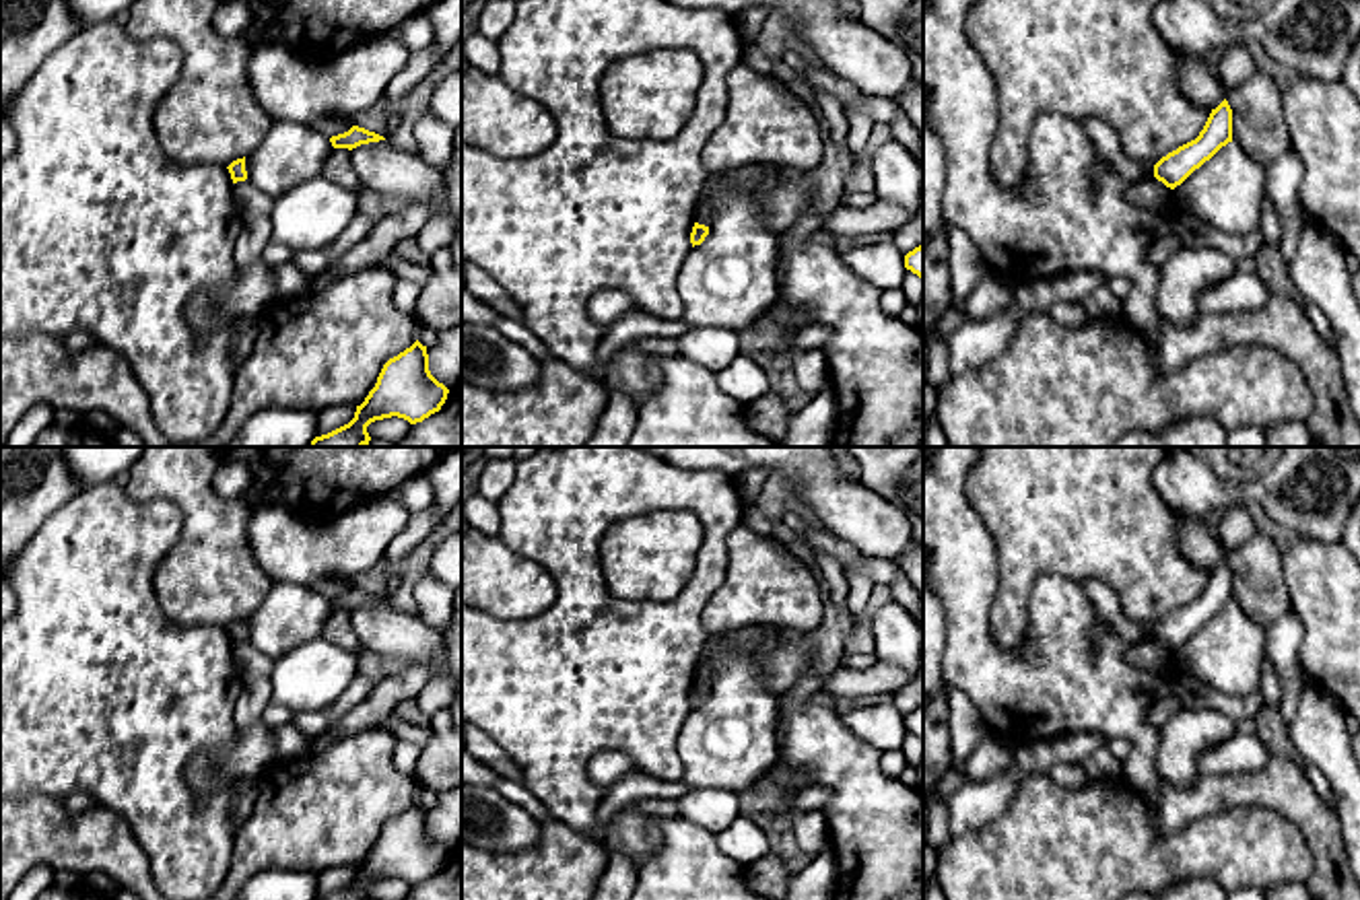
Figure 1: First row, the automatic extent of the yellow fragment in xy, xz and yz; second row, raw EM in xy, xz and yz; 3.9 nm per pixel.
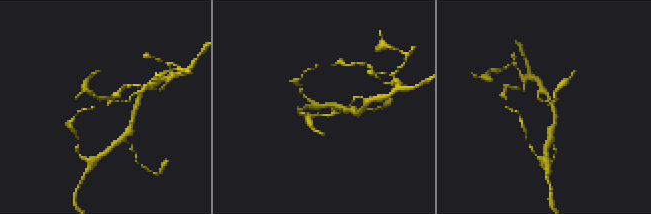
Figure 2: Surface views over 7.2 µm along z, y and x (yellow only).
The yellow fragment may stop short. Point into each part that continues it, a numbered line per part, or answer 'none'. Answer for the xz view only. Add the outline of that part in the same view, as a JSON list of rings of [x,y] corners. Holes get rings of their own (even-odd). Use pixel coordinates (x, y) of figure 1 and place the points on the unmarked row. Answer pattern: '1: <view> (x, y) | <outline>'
none

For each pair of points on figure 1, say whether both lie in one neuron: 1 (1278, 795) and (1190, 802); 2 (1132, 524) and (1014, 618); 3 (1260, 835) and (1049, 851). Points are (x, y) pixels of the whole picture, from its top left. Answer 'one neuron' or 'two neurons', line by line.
1: one neuron
2: one neuron
3: one neuron

